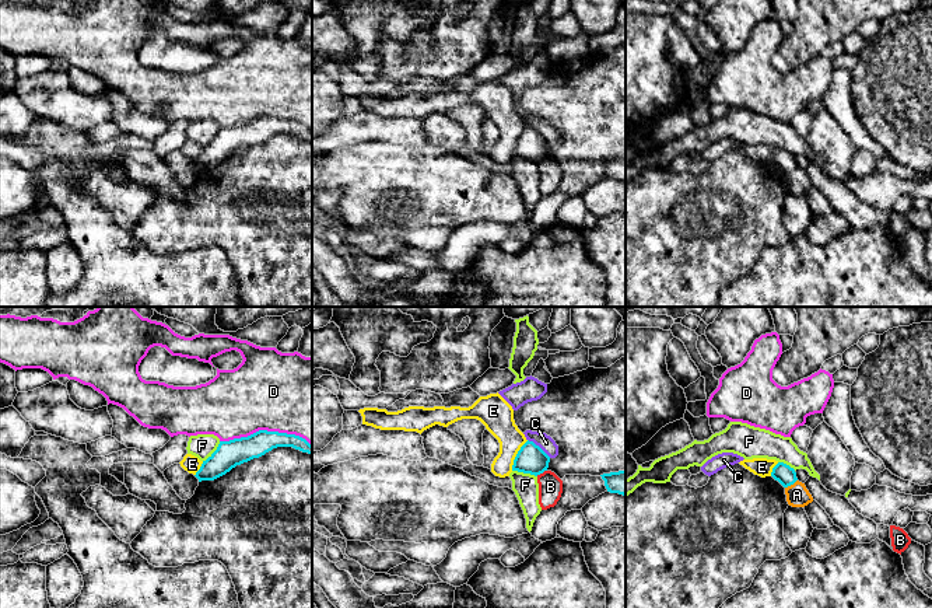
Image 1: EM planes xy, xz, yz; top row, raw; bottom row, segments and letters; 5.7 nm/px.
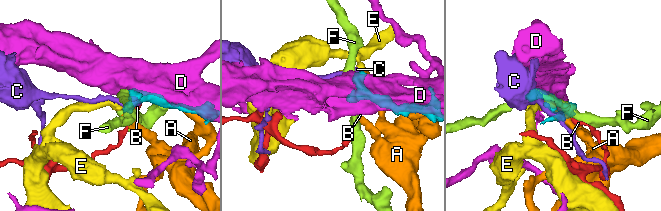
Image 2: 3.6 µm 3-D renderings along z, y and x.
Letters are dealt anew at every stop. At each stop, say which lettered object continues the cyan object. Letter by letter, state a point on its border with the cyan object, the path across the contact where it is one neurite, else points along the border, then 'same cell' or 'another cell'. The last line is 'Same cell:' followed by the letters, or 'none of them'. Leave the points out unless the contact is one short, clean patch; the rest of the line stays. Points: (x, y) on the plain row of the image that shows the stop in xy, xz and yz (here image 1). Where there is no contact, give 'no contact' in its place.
A: contact yz (791, 170); another cell
B: contact xz (540, 159); border xz (546, 156), (536, 161); another cell
C: contact xz (538, 132); border xz (528, 125), (550, 143); another cell
D: contact xy (266, 116); another cell
E: contact xz (517, 142); border xz (528, 126), (518, 137), (511, 156); another cell
F: contact xz (525, 159); border xz (512, 156), (536, 163); another cell
Same cell: none of them

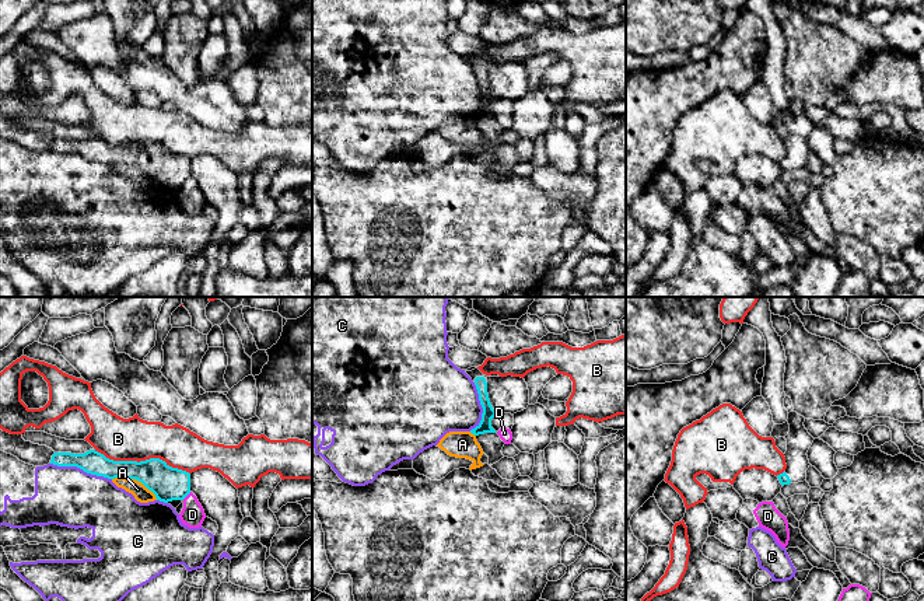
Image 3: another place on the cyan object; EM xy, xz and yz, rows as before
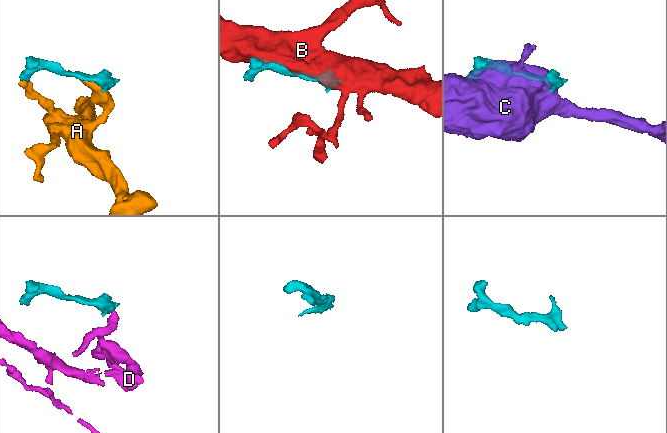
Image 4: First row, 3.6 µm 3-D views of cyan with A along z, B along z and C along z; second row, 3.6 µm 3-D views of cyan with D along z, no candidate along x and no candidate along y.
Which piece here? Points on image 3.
A: contact xy (136, 166); another cell
B: contact xy (142, 147); another cell
C: contact xy (81, 154); another cell
D: contact xy (186, 181); border xy (191, 178), (182, 185); another cell
Same cell: none of them

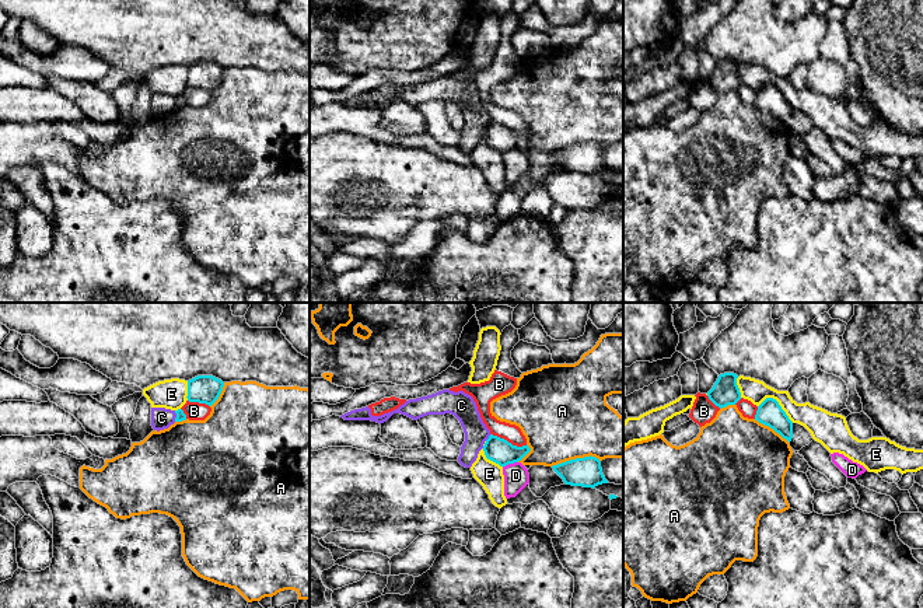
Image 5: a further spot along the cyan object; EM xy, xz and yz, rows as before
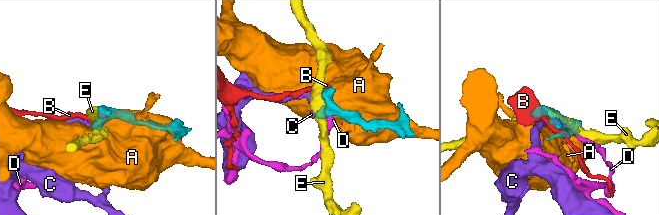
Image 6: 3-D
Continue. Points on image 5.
A: contact xz (576, 144); another cell
B: contact xz (507, 128); border xz (490, 119), (517, 132), (527, 130); another cell
C: contact xz (489, 123); border xz (490, 121), (485, 126); another cell
D: contact xz (510, 149); border xz (517, 147), (503, 153); another cell
E: contact yz (778, 88); border yz (758, 91), (766, 84), (773, 84), (793, 108); another cell
Same cell: none of them

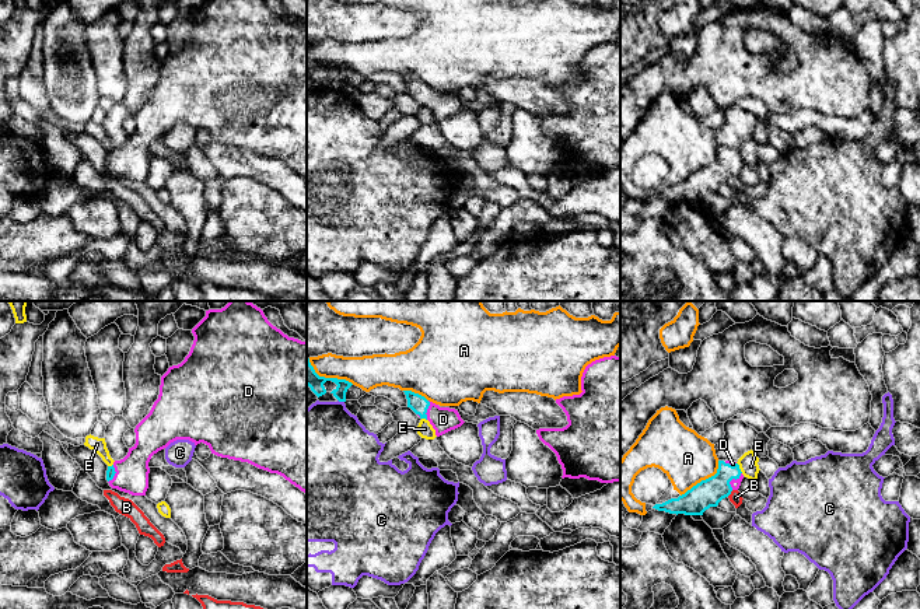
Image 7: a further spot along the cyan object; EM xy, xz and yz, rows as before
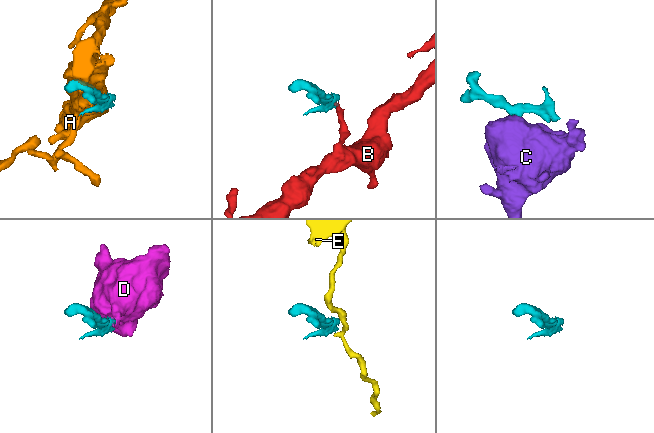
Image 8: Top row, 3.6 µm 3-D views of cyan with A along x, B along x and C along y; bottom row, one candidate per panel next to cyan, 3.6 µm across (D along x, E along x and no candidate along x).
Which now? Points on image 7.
A: contact yz (703, 167); another cell
B: contact yz (730, 179); border yz (733, 177), (727, 182); another cell
C: contact xz (340, 87); border xz (338, 86), (343, 88); another cell
D: contact yz (733, 164); way yz (707, 179), (733, 164), (734, 170); same cell
E: contact yz (738, 154); border yz (737, 149), (742, 158); another cell
Same cell: D

